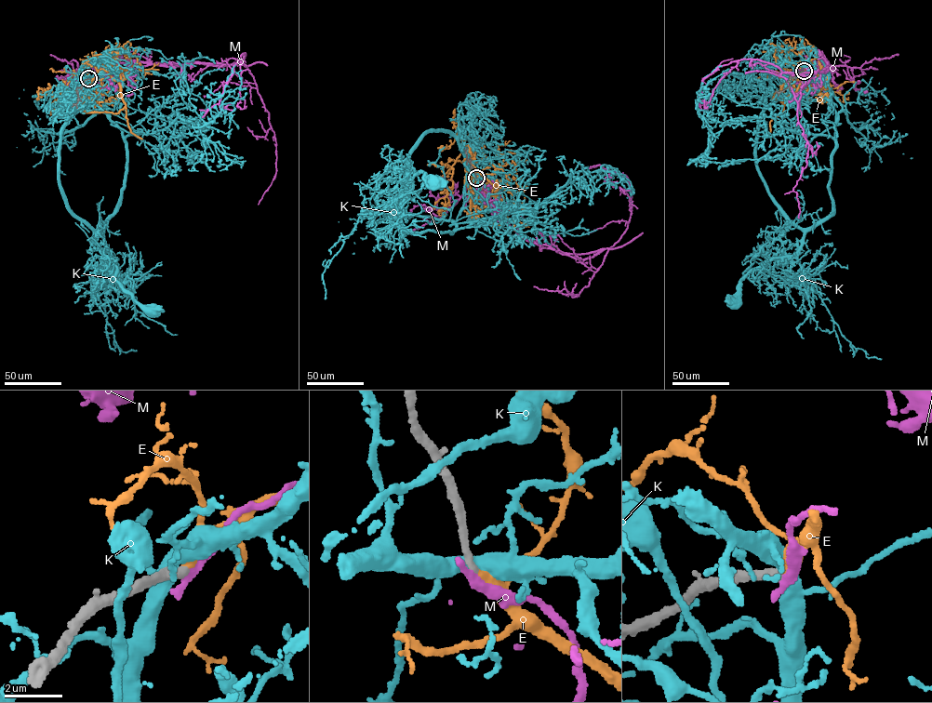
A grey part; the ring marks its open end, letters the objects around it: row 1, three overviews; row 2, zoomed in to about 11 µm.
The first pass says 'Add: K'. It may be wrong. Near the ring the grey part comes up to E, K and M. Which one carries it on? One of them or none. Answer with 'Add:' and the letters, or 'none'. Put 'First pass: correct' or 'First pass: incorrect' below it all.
Add: E
First pass: incorrect

